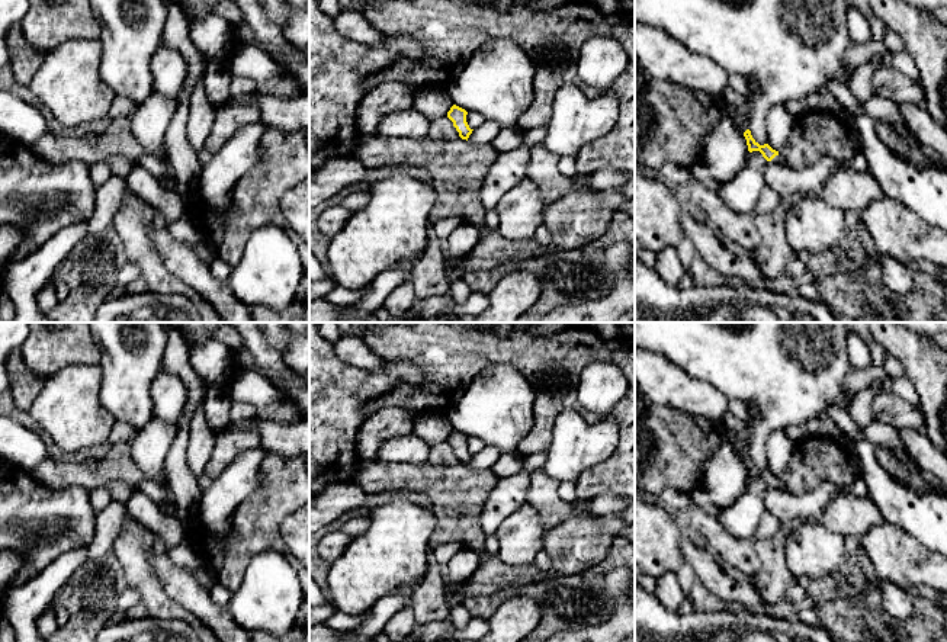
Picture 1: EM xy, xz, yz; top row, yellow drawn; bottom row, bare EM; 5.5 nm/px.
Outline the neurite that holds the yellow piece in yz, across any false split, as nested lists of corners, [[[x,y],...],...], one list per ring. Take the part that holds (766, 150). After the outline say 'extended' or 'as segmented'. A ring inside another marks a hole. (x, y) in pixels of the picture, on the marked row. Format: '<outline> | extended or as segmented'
[[[751,131],[744,132],[747,139],[748,151],[760,151],[767,161],[786,166],[784,160],[779,155],[779,151],[773,150],[768,144],[760,145],[751,135]]] | extended

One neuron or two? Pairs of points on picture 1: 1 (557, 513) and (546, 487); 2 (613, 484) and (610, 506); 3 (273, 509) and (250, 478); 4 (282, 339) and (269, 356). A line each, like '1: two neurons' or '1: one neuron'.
1: one neuron
2: two neurons
3: two neurons
4: two neurons

